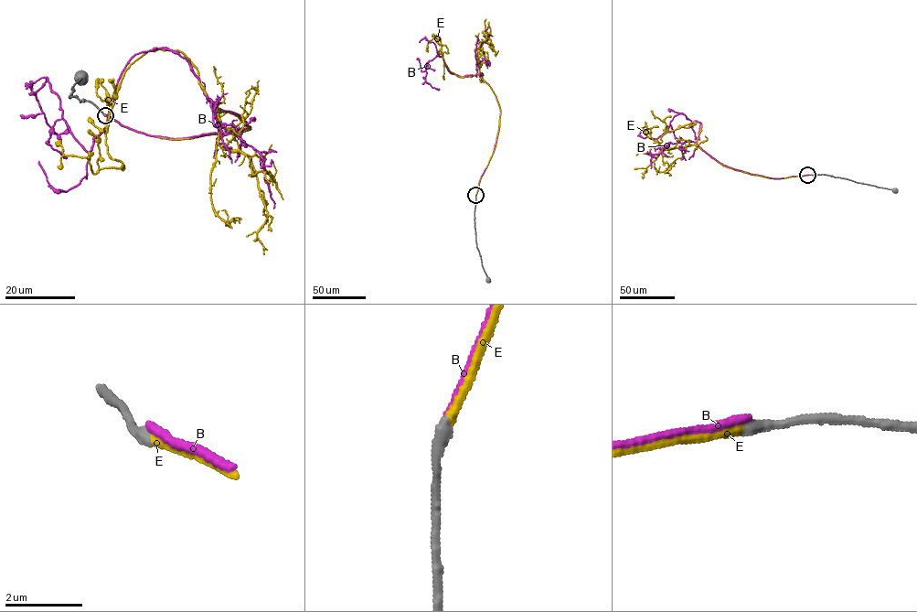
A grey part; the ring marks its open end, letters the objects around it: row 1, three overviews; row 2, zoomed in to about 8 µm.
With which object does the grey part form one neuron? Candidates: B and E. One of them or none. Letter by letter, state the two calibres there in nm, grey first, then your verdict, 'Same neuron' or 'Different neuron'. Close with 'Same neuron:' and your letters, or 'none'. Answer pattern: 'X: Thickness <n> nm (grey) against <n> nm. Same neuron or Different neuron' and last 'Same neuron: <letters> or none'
B: Thickness 340 nm (grey) against 240 nm. Different neuron
E: Thickness 340 nm (grey) against 240 nm. Same neuron
Same neuron: E

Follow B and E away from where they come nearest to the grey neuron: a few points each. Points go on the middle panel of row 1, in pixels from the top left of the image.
B: (475, 195), (495, 146), (499, 106), (478, 74), (452, 74), (437, 55), (426, 63), (425, 77), (439, 89)
E: (476, 195), (499, 130), (495, 95), (479, 73), (452, 72), (442, 59), (446, 46), (434, 37), (428, 51)

